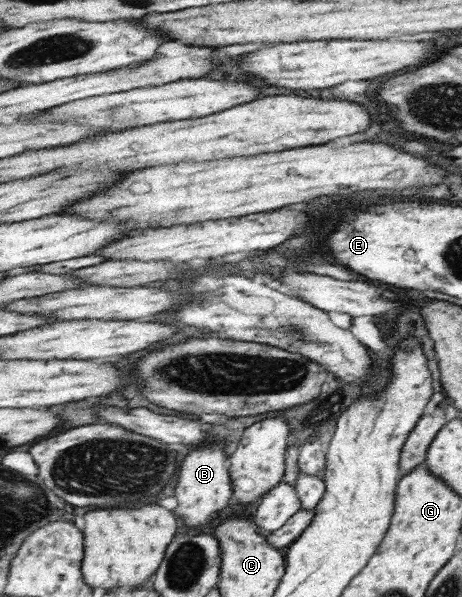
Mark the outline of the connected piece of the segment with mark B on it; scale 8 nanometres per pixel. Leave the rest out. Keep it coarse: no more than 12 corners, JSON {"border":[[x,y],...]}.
{"border":[[221,443],[184,457],[174,512],[203,531],[236,495]]}

